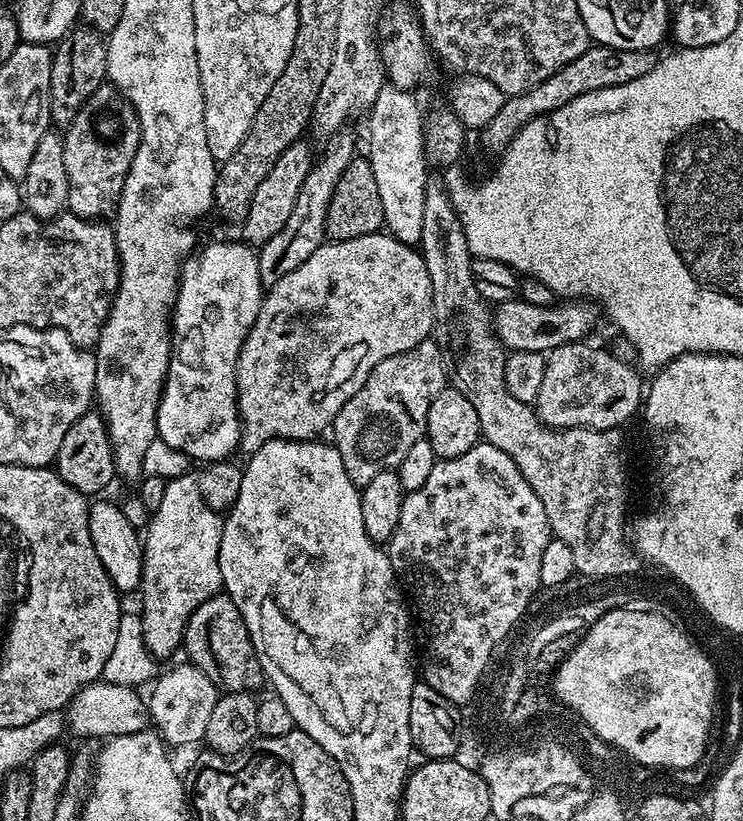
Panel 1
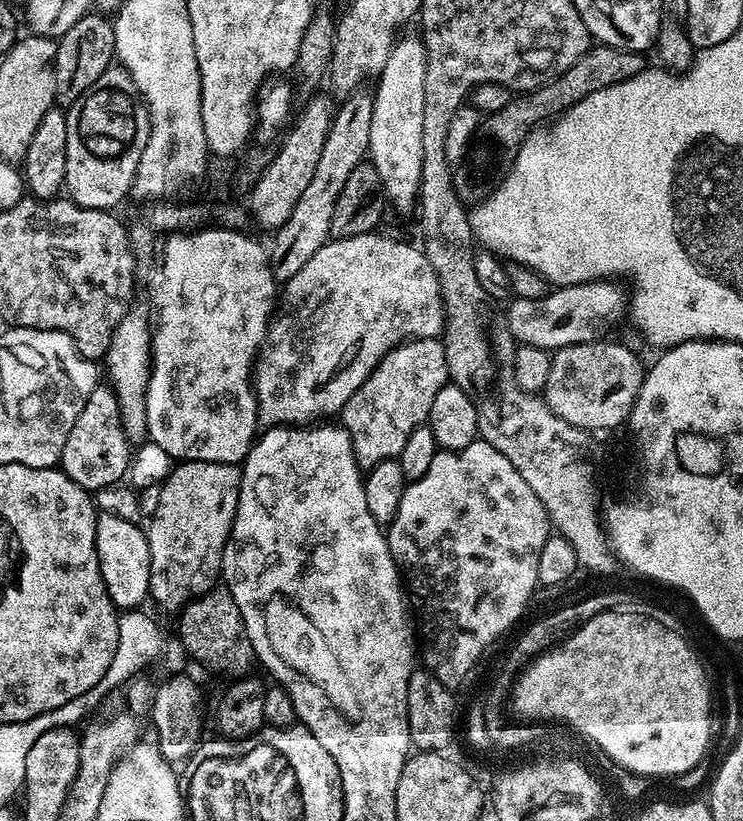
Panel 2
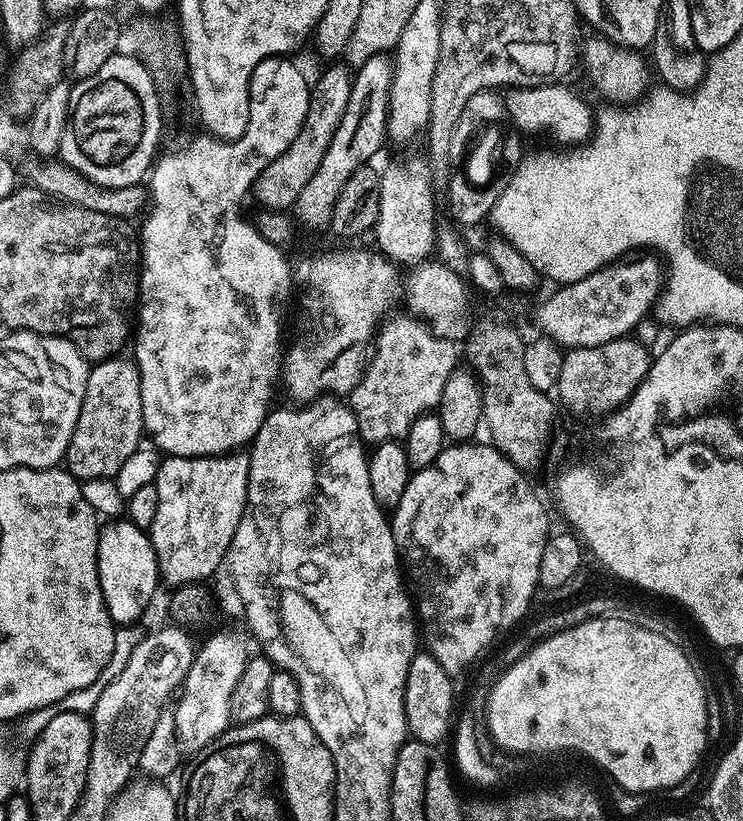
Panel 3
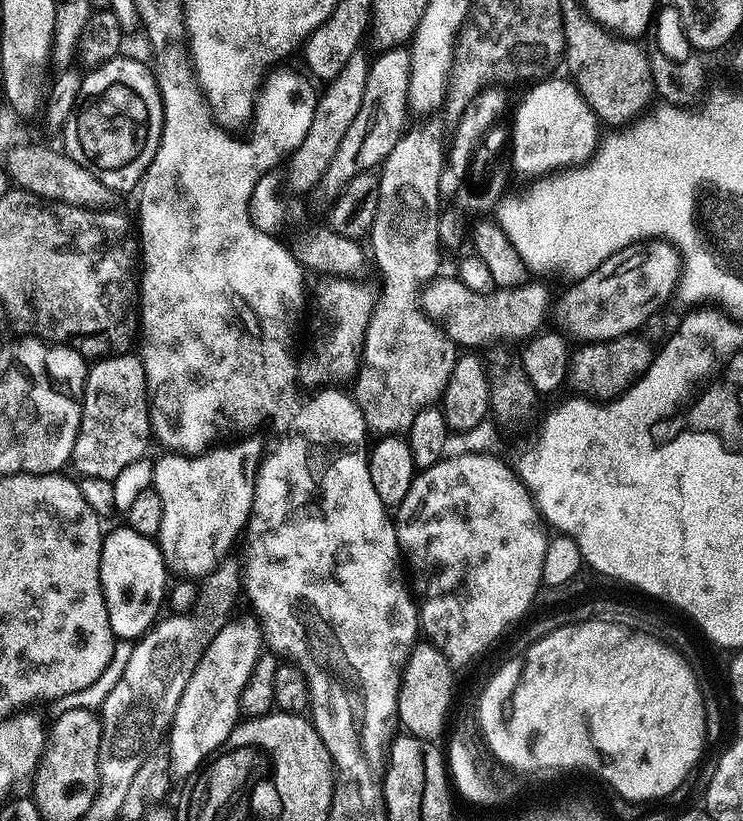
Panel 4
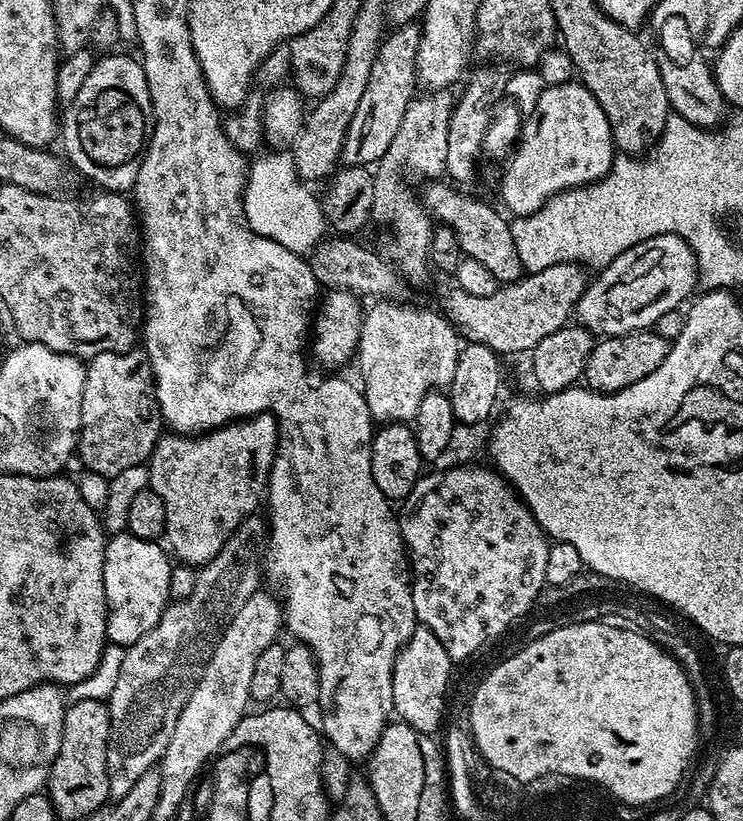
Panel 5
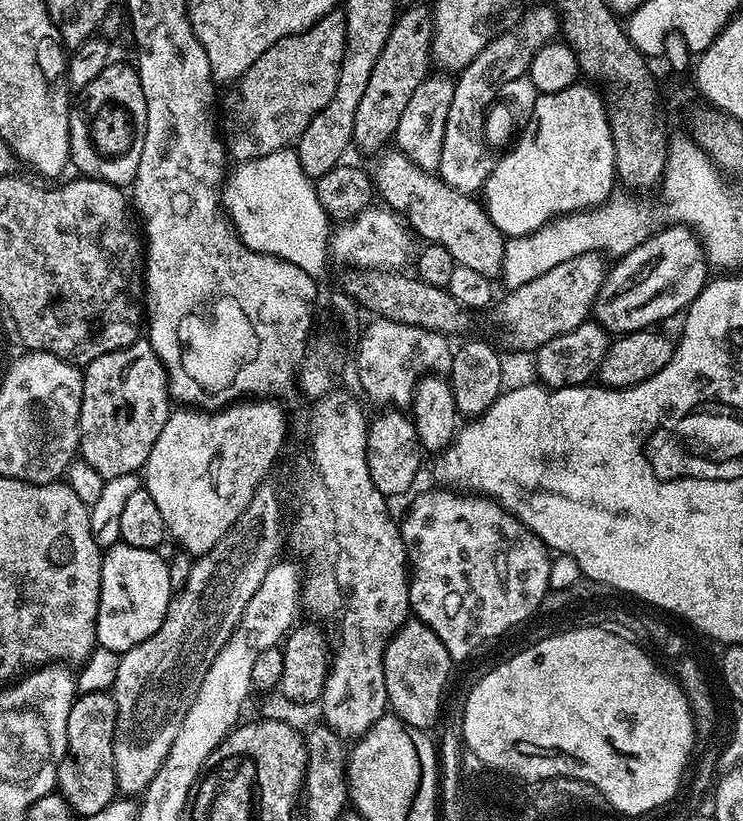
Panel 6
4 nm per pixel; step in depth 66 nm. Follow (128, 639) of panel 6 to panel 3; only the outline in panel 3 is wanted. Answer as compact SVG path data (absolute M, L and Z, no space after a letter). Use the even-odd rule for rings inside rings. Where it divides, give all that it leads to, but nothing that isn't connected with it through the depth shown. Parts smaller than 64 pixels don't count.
M127 518L113 519L100 528L100 541L98 542L98 554L96 565L100 582L104 585L104 601L112 614L112 623L121 626L137 623L138 618L144 612L144 607L152 600L152 591L156 584L161 583L160 571L156 565L156 556L152 552L152 537L146 534L145 529L137 528Z

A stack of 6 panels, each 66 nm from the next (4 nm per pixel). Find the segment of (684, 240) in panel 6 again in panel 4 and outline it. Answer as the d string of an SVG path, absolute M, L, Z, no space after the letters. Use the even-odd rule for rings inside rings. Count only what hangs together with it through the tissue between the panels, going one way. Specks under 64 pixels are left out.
M649 240L647 243L634 244L623 252L616 252L610 258L606 258L606 262L598 266L598 270L586 274L580 280L572 280L569 288L557 300L555 297L554 316L556 312L557 324L555 327L573 341L580 340L576 342L613 340L635 333L668 299L670 301L673 299L679 280L680 255L667 240Z

